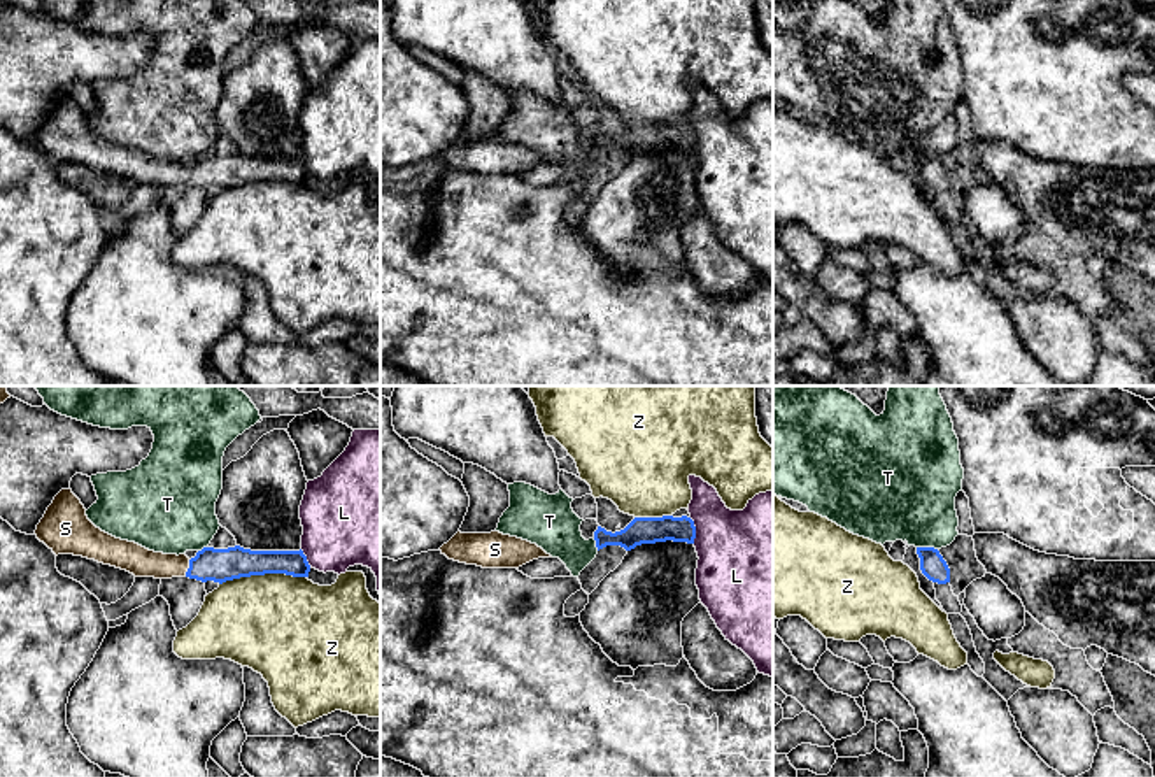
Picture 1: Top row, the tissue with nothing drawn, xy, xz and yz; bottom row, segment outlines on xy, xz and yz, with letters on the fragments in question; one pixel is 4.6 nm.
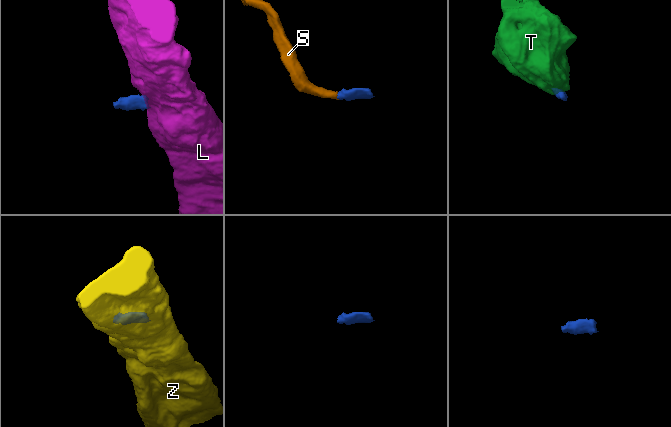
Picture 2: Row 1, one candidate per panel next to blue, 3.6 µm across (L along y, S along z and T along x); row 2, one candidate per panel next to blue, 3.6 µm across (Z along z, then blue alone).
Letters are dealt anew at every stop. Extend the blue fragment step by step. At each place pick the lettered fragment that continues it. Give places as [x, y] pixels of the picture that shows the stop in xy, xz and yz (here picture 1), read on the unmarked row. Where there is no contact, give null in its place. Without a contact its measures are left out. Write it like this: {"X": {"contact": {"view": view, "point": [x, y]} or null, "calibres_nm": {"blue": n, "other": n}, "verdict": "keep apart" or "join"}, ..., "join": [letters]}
{"L": {"contact": {"view": "xz", "point": [694, 137]}, "calibres_nm": {"blue": 130, "other": 400}, "verdict": "keep apart"}, "S": {"contact": {"view": "xy", "point": [190, 174]}, "calibres_nm": {"blue": 160, "other": 140}, "verdict": "join"}, "T": {"contact": {"view": "yz", "point": [928, 155]}, "calibres_nm": {"blue": 120, "other": 400}, "verdict": "keep apart"}, "Z": {"contact": {"view": "xy", "point": [262, 181]}, "calibres_nm": {"blue": 160, "other": 460}, "verdict": "keep apart"}, "join": ["S"]}

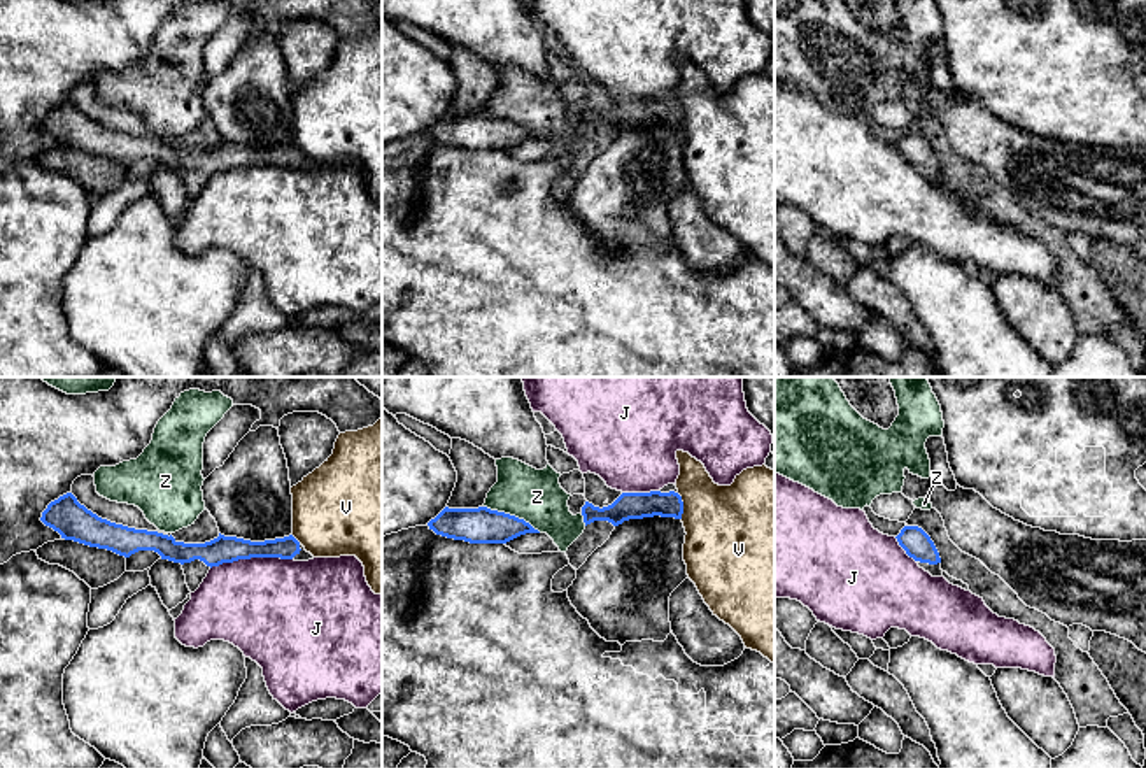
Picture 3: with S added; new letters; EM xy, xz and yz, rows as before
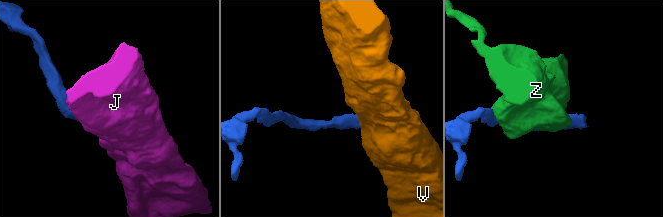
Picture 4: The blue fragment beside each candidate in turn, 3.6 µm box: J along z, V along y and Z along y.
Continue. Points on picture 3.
{"J": {"contact": {"view": "xy", "point": [251, 163]}, "calibres_nm": {"blue": 130, "other": 460}, "verdict": "keep apart"}, "V": {"contact": {"view": "xz", "point": [682, 113]}, "calibres_nm": {"blue": 130, "other": 400}, "verdict": "keep apart"}, "Z": {"contact": {"view": "xz", "point": [512, 123]}, "calibres_nm": {"blue": 160, "other": 240}, "verdict": "keep apart"}, "join": []}

